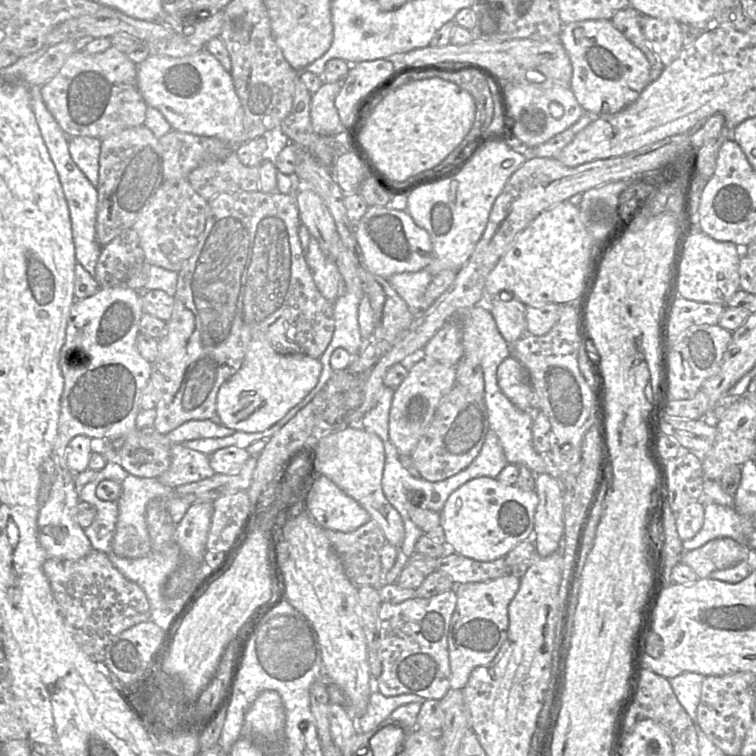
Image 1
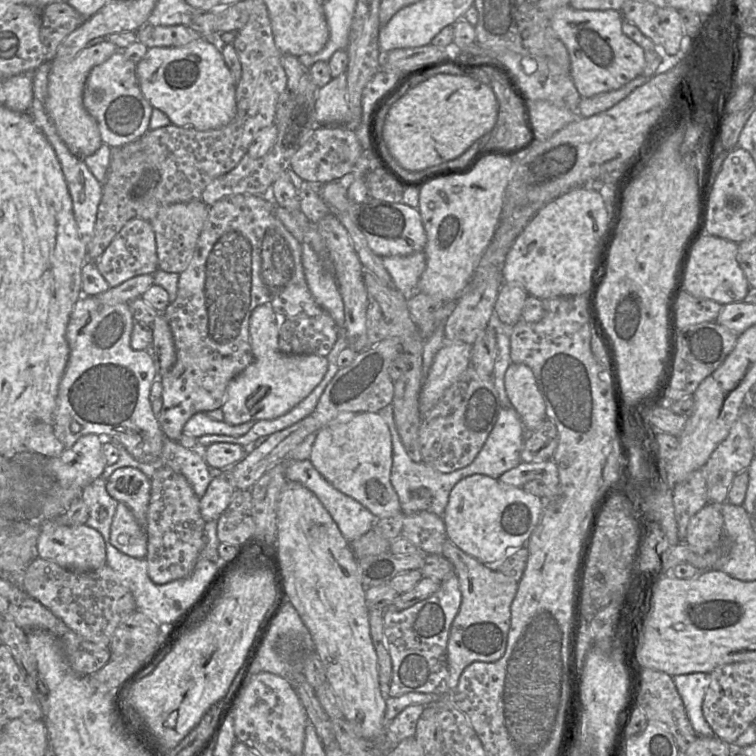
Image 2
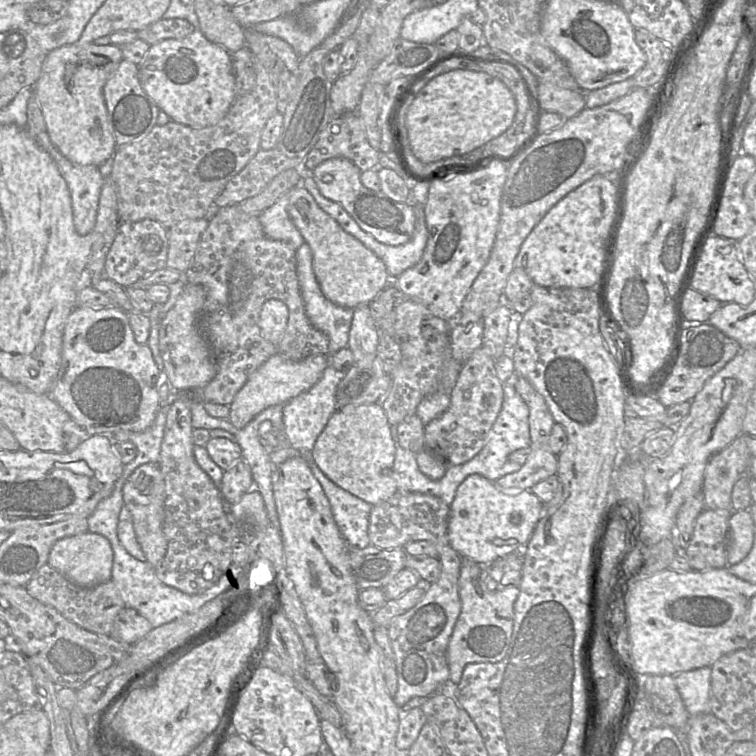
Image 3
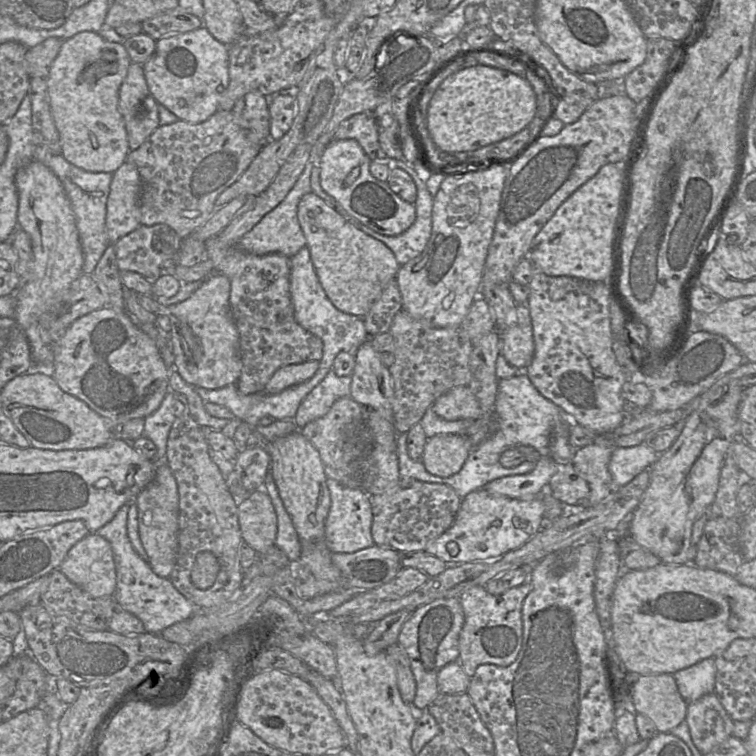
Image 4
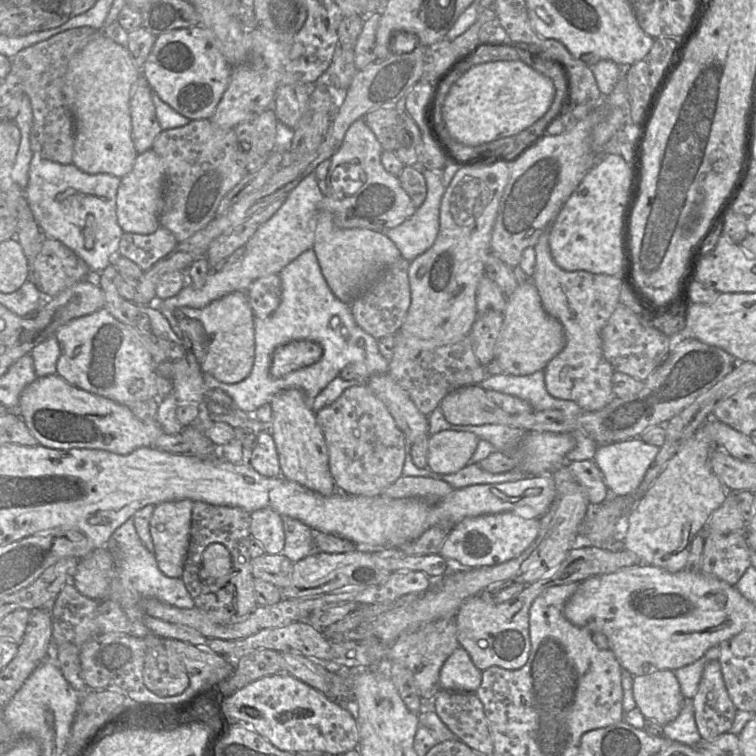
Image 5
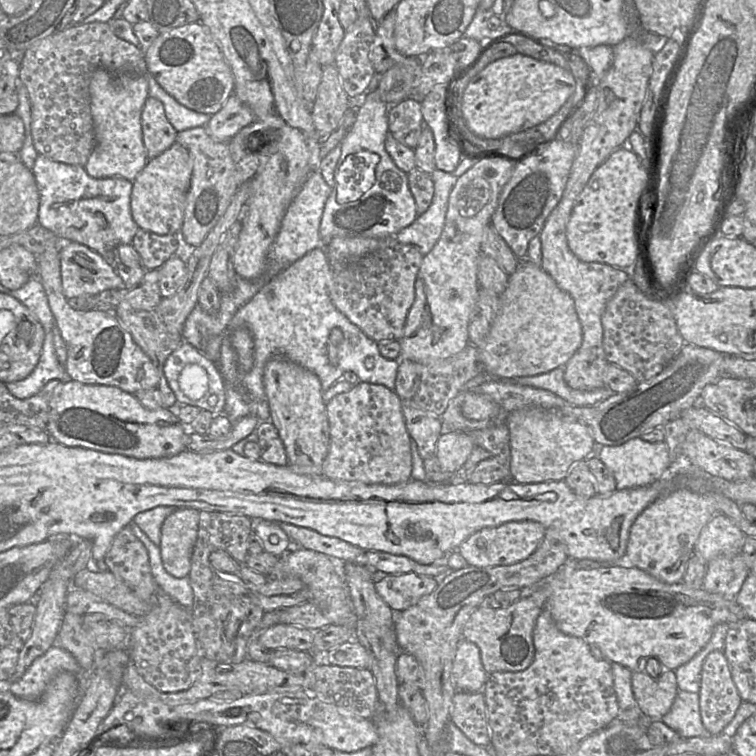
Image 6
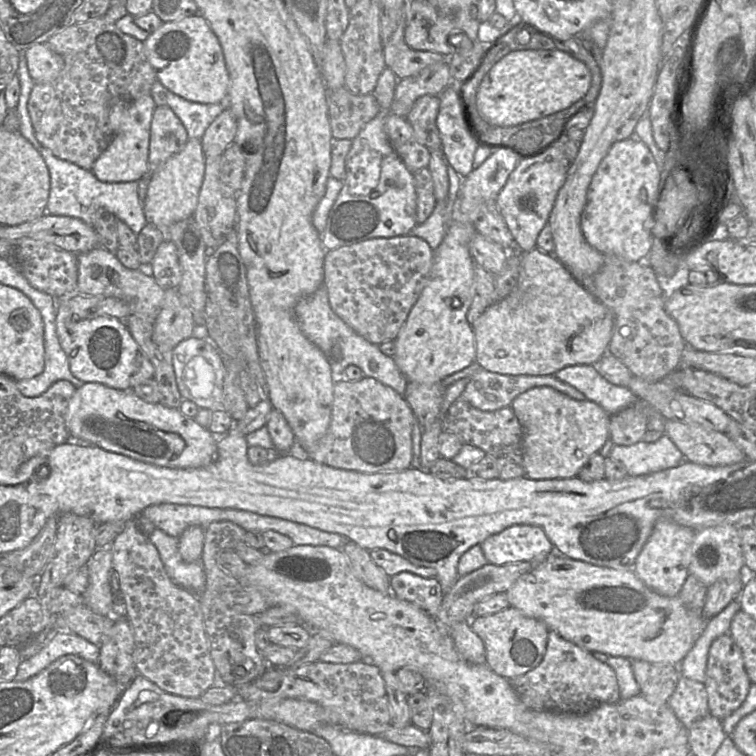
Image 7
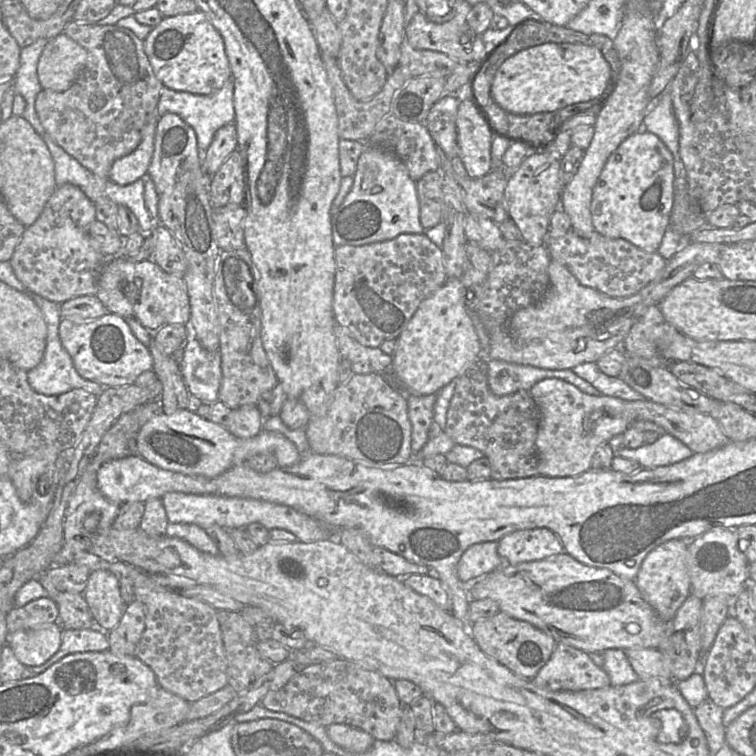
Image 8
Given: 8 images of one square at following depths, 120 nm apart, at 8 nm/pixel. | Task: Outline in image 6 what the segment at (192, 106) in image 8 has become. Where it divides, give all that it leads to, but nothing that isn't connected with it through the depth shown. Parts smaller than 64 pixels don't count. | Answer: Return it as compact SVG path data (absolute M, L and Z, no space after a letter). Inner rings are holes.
M148 71L144 76L147 79L149 95L162 102L166 117L177 132L200 126L206 127L211 115L191 110L180 104L157 83Z

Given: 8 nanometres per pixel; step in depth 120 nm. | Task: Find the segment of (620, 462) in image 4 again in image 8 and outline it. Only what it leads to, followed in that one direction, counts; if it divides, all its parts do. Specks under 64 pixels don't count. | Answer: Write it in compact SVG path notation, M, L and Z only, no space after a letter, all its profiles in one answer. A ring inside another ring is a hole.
M664 433L659 435L659 438L652 444L643 444L642 446L635 449L623 447L617 452L616 455L638 462L642 468L656 468L681 462L692 456L693 452L677 438L668 433Z

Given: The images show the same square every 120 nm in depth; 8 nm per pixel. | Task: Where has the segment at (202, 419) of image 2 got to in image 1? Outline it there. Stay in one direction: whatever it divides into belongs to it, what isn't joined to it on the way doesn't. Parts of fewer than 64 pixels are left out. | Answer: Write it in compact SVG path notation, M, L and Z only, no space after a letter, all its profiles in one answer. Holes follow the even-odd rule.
M210 419L189 420L165 435L170 444L181 444L203 438L222 438L234 434L233 429L216 425Z

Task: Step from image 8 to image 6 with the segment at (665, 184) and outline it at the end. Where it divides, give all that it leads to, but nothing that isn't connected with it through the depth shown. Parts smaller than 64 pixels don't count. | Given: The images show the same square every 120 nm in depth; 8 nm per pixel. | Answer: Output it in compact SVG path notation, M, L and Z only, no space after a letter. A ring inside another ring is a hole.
M628 141L620 148L616 149L591 175L589 181L586 186L578 196L575 205L573 207L569 222L567 224L566 235L567 242L570 250L583 262L596 262L603 263L614 266L616 268L630 268L633 266L637 260L640 263L640 260L643 257L643 239L640 234L640 220L641 213L644 200L648 194L648 191L652 184L652 166L649 164L647 160L646 166L642 163L640 158L631 150L630 145L628 145Z

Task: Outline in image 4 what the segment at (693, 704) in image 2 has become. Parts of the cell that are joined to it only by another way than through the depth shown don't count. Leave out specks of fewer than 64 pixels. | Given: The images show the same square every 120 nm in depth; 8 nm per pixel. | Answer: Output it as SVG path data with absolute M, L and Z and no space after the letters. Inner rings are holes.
M707 658L674 675L678 691L687 702L693 702L715 690L715 658Z

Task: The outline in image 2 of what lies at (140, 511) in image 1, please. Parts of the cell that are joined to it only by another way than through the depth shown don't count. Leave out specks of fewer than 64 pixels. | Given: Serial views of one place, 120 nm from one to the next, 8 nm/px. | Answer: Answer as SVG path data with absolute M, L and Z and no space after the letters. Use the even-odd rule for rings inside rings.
M163 434L163 447L159 458L151 463L141 463L133 458L126 449L117 444L119 458L116 463L106 466L106 475L120 467L132 467L141 470L148 478L162 467L170 467L175 472L182 474L190 483L197 497L201 498L215 473L205 461L203 453L199 449L189 449L172 441ZM119 502L110 530L110 542L120 552L146 559L148 538L145 529L136 521L129 507Z

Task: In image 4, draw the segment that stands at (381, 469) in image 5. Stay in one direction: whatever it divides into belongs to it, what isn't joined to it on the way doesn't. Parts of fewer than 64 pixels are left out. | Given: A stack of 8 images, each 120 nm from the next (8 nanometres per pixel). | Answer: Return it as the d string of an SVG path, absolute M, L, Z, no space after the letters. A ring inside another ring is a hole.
M346 396L337 400L327 414L309 422L300 430L318 450L327 478L350 488L361 488L366 460L372 452L368 410L350 396Z

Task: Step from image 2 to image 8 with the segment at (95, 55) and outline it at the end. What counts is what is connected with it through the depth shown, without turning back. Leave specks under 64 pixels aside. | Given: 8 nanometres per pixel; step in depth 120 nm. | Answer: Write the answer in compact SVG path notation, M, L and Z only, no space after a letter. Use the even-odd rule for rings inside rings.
M147 122L137 148L114 161L108 175L110 181L119 185L127 185L146 175L154 152L157 122Z

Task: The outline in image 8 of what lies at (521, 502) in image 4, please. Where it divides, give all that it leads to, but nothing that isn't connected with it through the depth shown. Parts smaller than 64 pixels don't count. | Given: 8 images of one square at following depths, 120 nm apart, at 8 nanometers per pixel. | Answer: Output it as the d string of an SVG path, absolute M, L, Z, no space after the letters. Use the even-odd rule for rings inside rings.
M547 528L518 530L497 541L497 551L504 564L542 560L564 552L558 536Z

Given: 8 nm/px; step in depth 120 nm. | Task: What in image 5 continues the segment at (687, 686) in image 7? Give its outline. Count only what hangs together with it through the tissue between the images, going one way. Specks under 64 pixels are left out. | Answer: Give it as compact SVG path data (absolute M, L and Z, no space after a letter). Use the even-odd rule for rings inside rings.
M685 698L676 719L663 726L663 737L690 747L695 746L700 741L701 736L695 723L692 699Z

